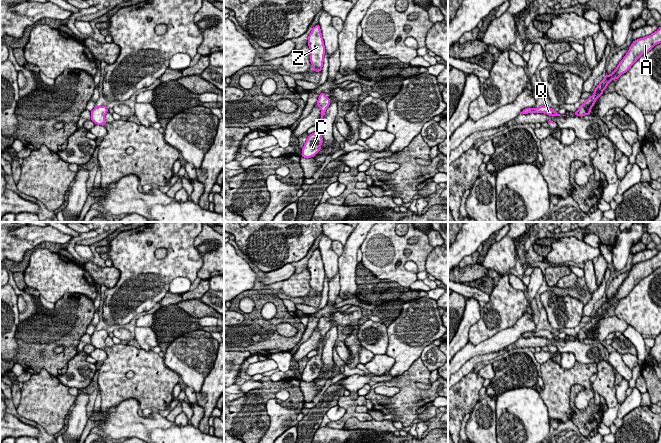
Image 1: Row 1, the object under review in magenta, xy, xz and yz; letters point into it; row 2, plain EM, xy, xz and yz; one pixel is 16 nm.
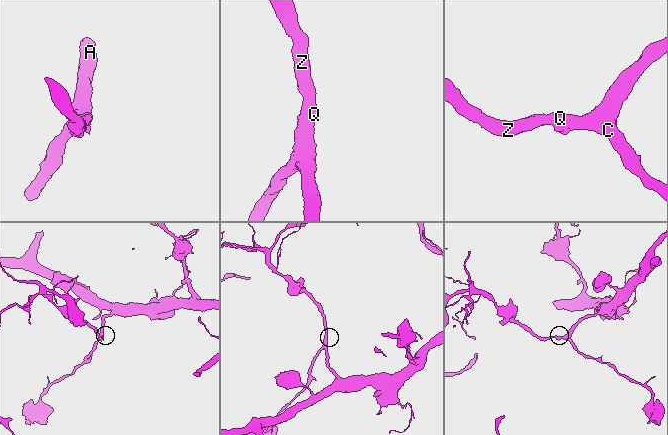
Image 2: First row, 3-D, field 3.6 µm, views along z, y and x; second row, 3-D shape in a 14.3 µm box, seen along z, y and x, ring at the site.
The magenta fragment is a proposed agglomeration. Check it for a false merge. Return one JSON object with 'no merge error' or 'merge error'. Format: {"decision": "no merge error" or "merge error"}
{"decision": "no merge error"}

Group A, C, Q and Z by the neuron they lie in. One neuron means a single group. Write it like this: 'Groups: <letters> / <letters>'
Groups: A C Q Z

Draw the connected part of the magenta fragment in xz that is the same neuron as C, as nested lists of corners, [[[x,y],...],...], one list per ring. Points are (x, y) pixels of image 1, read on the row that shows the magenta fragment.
[[[324,93],[319,95],[317,100],[318,107],[321,110],[320,122],[316,125],[317,131],[310,134],[302,148],[301,156],[304,158],[314,157],[321,149],[321,144],[323,143],[322,138],[322,122],[323,116],[325,115],[326,109],[330,105],[330,98],[328,98]]]

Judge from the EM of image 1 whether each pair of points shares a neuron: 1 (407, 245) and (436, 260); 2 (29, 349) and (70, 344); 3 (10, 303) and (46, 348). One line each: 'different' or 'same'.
1: different
2: same
3: different

